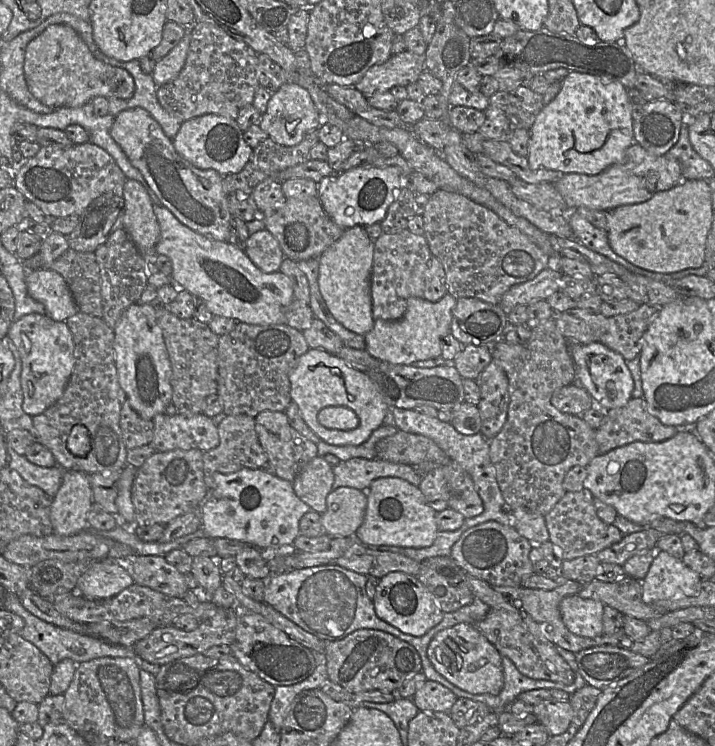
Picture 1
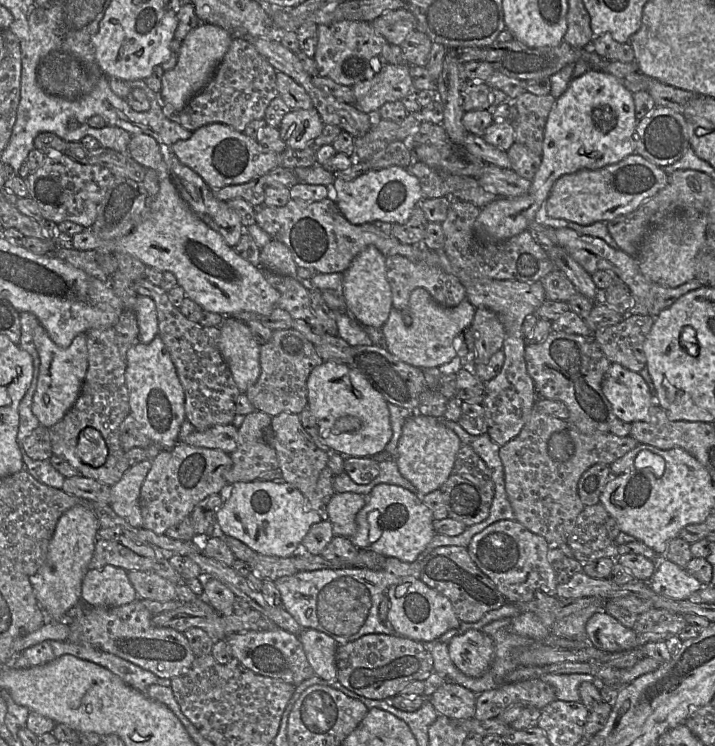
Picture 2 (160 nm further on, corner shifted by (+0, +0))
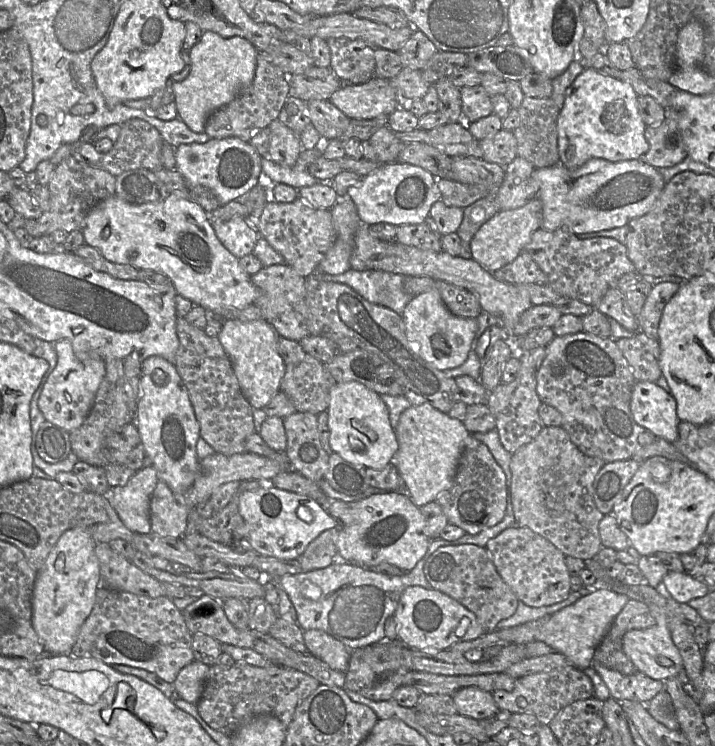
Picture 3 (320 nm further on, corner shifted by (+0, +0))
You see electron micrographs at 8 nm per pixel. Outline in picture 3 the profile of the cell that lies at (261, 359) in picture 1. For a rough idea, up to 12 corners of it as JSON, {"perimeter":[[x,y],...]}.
{"perimeter":[[307,353],[286,365],[280,392],[297,412],[327,411],[336,384]]}

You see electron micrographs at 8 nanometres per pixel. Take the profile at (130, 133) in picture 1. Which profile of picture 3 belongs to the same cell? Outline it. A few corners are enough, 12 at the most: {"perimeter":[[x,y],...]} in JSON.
{"perimeter":[[245,218],[211,220],[236,258],[253,253],[260,237]]}

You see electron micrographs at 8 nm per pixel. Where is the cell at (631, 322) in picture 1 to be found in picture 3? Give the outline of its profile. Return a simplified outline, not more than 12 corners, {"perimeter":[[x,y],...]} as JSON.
{"perimeter":[[616,340],[636,381],[662,376],[658,340]]}

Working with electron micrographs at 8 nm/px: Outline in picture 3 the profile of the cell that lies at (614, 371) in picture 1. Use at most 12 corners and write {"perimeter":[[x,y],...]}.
{"perimeter":[[636,381],[637,424],[673,443],[677,403],[655,382]]}

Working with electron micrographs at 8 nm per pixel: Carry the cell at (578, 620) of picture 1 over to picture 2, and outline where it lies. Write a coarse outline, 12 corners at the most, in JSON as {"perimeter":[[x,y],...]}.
{"perimeter":[[606,612],[586,624],[587,640],[605,652],[640,648],[633,629]]}

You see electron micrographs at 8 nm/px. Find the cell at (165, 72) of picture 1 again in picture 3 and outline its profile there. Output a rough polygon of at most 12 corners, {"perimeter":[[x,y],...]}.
{"perimeter":[[203,32],[172,87],[178,118],[204,133],[210,114],[252,83],[242,37]]}

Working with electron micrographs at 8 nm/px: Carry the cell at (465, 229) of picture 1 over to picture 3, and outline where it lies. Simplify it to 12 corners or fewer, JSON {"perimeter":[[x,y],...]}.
{"perimeter":[[529,253],[496,270],[511,284],[548,285],[548,278]]}

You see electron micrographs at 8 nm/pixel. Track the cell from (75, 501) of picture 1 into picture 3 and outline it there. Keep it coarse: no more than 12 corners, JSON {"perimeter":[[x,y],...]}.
{"perimeter":[[66,530],[38,571],[32,624],[72,655],[101,586],[96,543]]}

